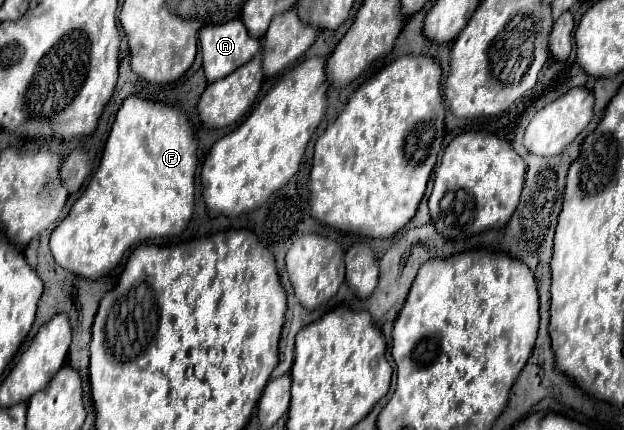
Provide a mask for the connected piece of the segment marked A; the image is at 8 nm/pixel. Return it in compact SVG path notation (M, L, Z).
M232 20L200 30L200 48L206 80L216 82L246 64L260 50L260 42L248 36L242 20Z

